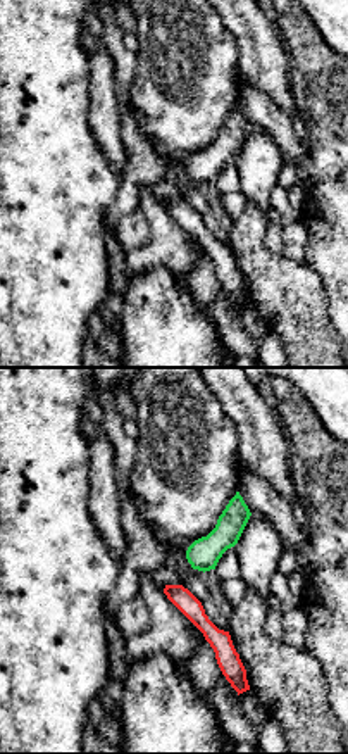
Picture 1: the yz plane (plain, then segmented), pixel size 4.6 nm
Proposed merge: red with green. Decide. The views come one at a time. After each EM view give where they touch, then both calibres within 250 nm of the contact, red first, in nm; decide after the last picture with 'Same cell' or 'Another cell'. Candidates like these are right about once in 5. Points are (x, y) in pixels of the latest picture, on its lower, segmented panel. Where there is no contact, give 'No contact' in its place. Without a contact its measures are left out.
No contact

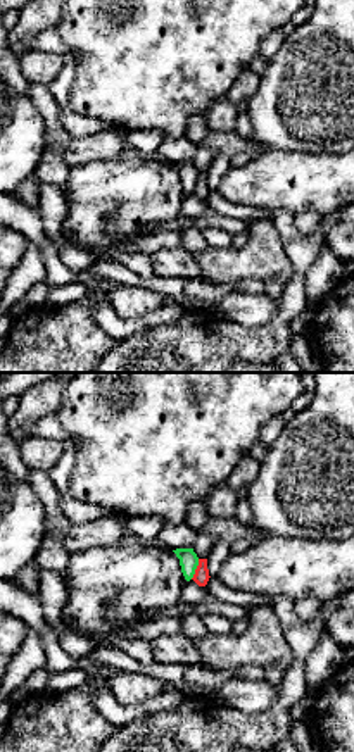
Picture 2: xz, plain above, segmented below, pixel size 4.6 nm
Touches red at (195, 570). Thickness 70 nm (red) against 90 nm

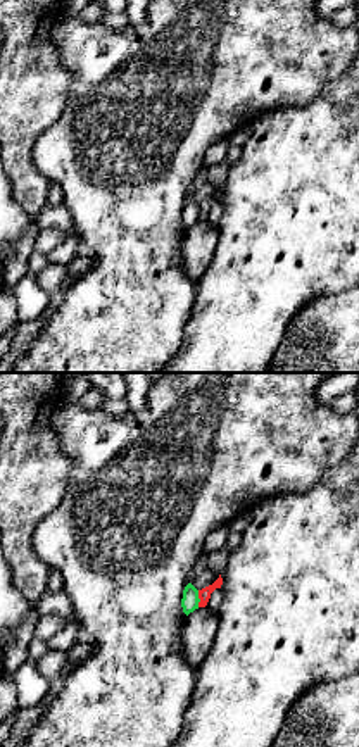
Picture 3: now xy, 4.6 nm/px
Touches red at (199, 597). Thickness 60 nm (red) against 80 nm

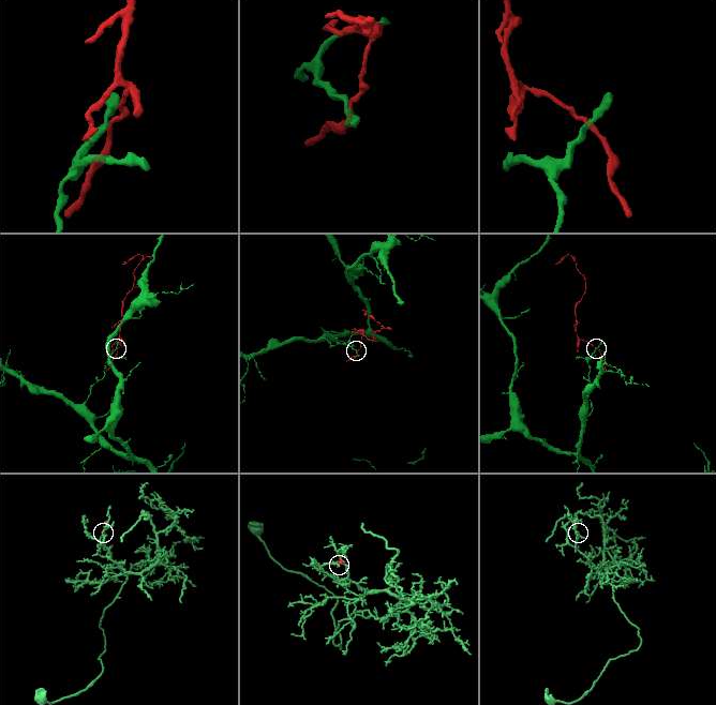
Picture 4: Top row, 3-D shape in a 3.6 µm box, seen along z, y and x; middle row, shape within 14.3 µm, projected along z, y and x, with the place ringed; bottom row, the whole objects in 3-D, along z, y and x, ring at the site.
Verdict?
Another cell

